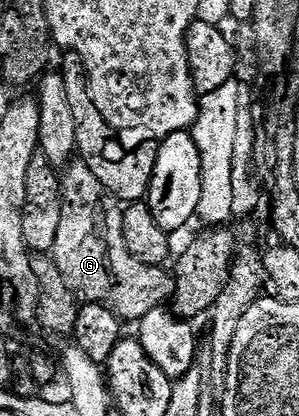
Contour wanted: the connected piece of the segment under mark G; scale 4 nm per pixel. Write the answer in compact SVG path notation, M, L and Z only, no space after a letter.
M73 159L67 165L66 171L60 181L60 188L64 192L64 217L58 225L58 238L54 238L54 246L50 253L66 282L84 304L106 306L124 322L139 322L143 316L150 314L150 310L165 307L172 300L176 288L173 273L160 266L141 266L138 258L134 258L134 254L126 250L124 208L121 201L111 196L106 186L102 186L102 182L98 182L98 178L90 174L90 166L86 166L83 160Z

